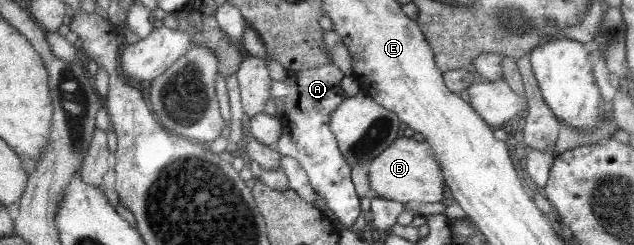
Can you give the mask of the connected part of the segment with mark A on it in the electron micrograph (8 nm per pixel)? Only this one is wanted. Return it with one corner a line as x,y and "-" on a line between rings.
326,64
305,70
287,70
283,81
272,80
270,92
272,98
284,97
284,112
281,118
282,133
273,148
281,157
296,159
298,166
306,172
307,179
324,203
324,206
336,217
344,228
354,224
358,217
358,195
350,183
350,167
346,163
336,137
329,127
330,114
341,105
345,98
340,88
340,79
344,74
334,64

